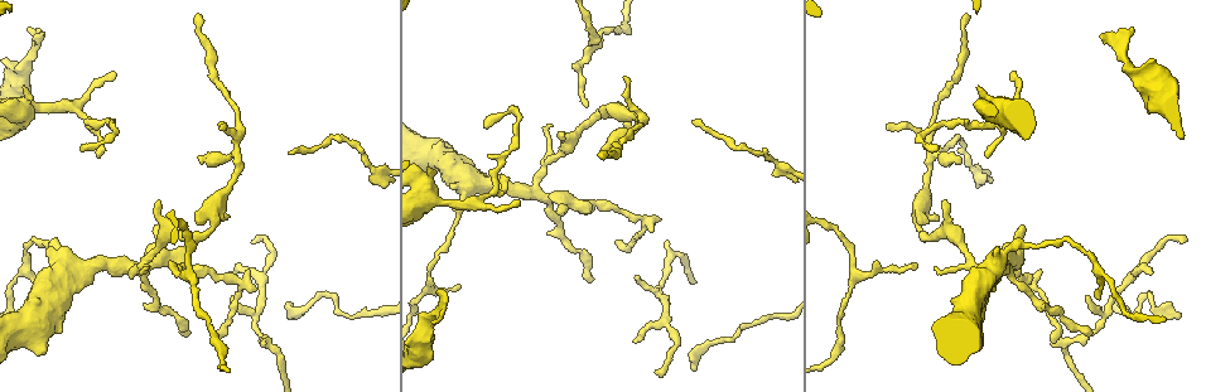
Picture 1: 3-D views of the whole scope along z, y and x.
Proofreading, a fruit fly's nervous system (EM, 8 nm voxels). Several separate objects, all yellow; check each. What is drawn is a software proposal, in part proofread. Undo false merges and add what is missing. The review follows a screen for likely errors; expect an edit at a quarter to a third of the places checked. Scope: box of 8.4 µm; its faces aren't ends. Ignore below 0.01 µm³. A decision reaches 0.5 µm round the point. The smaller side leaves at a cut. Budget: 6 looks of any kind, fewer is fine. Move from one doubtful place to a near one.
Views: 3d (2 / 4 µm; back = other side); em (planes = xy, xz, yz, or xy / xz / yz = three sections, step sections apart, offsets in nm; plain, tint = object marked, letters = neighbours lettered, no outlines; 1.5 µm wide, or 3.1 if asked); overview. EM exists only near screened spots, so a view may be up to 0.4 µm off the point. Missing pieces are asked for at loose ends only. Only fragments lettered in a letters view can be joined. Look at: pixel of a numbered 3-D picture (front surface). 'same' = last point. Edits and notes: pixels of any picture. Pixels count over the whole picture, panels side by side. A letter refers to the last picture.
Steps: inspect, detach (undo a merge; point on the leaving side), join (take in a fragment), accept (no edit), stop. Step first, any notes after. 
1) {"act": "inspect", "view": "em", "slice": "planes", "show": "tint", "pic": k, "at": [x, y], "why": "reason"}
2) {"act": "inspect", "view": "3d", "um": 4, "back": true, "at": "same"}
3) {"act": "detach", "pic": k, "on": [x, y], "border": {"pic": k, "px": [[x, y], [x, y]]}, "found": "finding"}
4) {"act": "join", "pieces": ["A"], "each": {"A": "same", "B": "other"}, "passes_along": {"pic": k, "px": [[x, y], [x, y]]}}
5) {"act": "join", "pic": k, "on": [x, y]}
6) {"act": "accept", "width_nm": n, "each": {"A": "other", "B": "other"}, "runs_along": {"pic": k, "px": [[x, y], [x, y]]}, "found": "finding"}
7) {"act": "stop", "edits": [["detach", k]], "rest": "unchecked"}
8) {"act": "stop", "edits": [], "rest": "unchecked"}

{"act": "inspect", "view": "3d", "um": 4, "back": true, "pic": 1, "at": [37, 37], "why": "branch stops here"}

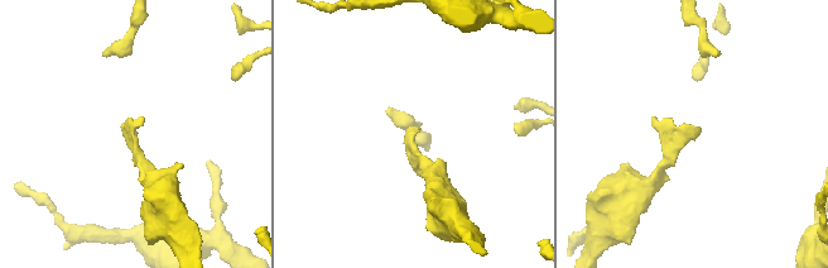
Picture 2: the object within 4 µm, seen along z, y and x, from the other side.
{"act": "inspect", "view": "em", "slice": "planes", "show": "letters", "pic": 2, "at": [698, 126]}

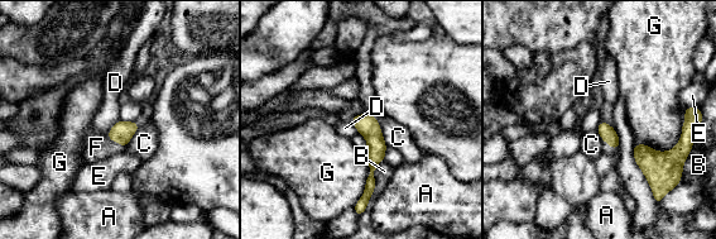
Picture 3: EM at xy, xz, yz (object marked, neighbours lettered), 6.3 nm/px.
{"act": "join", "pieces": ["F"], "width_nm": 100, "each": {"A": "other", "B": "other", "C": "other", "D": "other", "E": "other", "F": "same", "G": "other"}, "passes_along": {"pic": 3, "px": [[121, 132], [114, 140], [96, 147]]}, "found": "the cell continues"}

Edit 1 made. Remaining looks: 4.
{"act": "inspect", "view": "overview"}

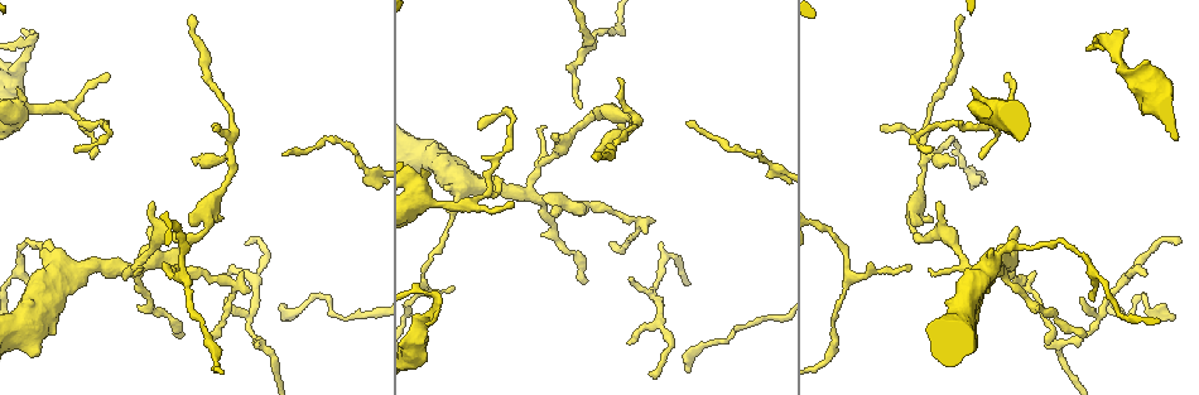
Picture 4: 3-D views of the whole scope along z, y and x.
{"act": "inspect", "view": "3d", "um": 2, "pic": 4, "at": [597, 150], "why": "thin end"}

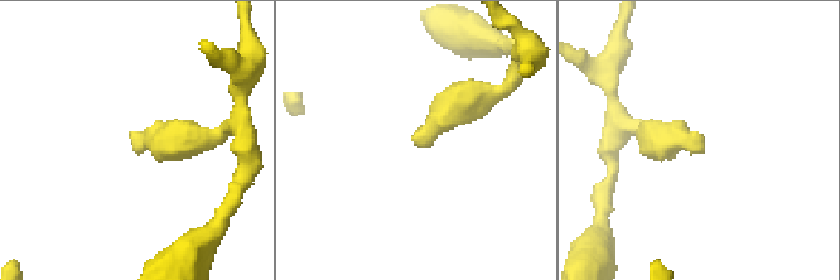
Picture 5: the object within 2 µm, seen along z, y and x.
{"act": "inspect", "view": "em", "slice": "planes", "show": "letters", "pic": 5, "at": [132, 133]}

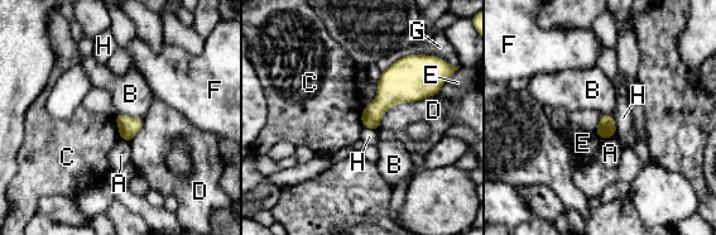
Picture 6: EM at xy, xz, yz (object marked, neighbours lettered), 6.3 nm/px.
{"act": "accept", "each": {"A": "other", "B": "other", "C": "other", "D": "other", "E": "other", "F": "other", "G": "other", "H": "other"}, "border": {"pic": 6, "px": [[118, 113], [143, 120]]}, "found": "none of them fits"}

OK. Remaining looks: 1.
{"act": "stop", "edits": [["join", 3]], "rest": "unchecked"}

